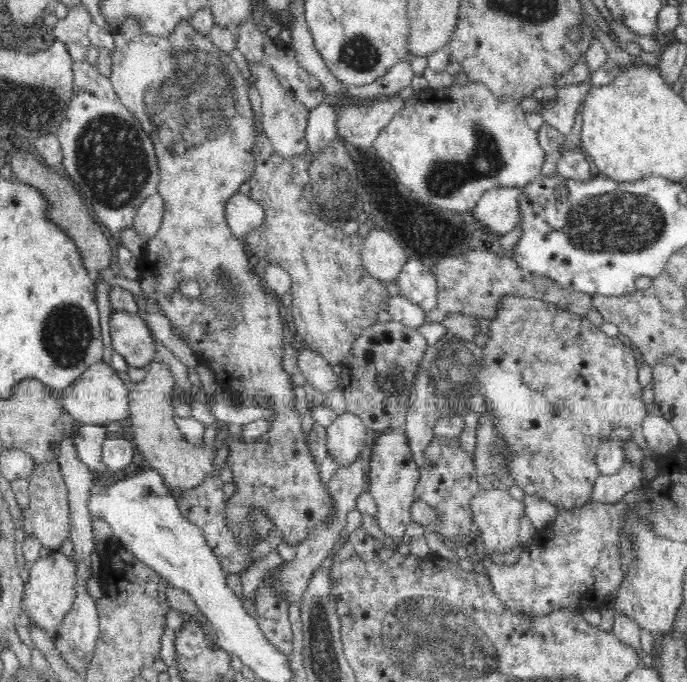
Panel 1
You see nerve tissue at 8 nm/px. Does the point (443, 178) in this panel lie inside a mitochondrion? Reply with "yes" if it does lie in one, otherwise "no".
yes

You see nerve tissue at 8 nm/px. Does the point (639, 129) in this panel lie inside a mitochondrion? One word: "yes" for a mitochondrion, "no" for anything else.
no

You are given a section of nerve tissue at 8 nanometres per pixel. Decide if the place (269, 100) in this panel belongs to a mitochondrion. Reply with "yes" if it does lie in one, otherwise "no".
no

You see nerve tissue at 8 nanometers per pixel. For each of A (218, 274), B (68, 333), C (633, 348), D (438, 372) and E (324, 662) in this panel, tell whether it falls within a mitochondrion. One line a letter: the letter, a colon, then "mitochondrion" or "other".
A: mitochondrion
B: mitochondrion
C: other
D: mitochondrion
E: mitochondrion

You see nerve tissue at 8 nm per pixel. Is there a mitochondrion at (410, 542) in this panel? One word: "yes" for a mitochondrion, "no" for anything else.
no

